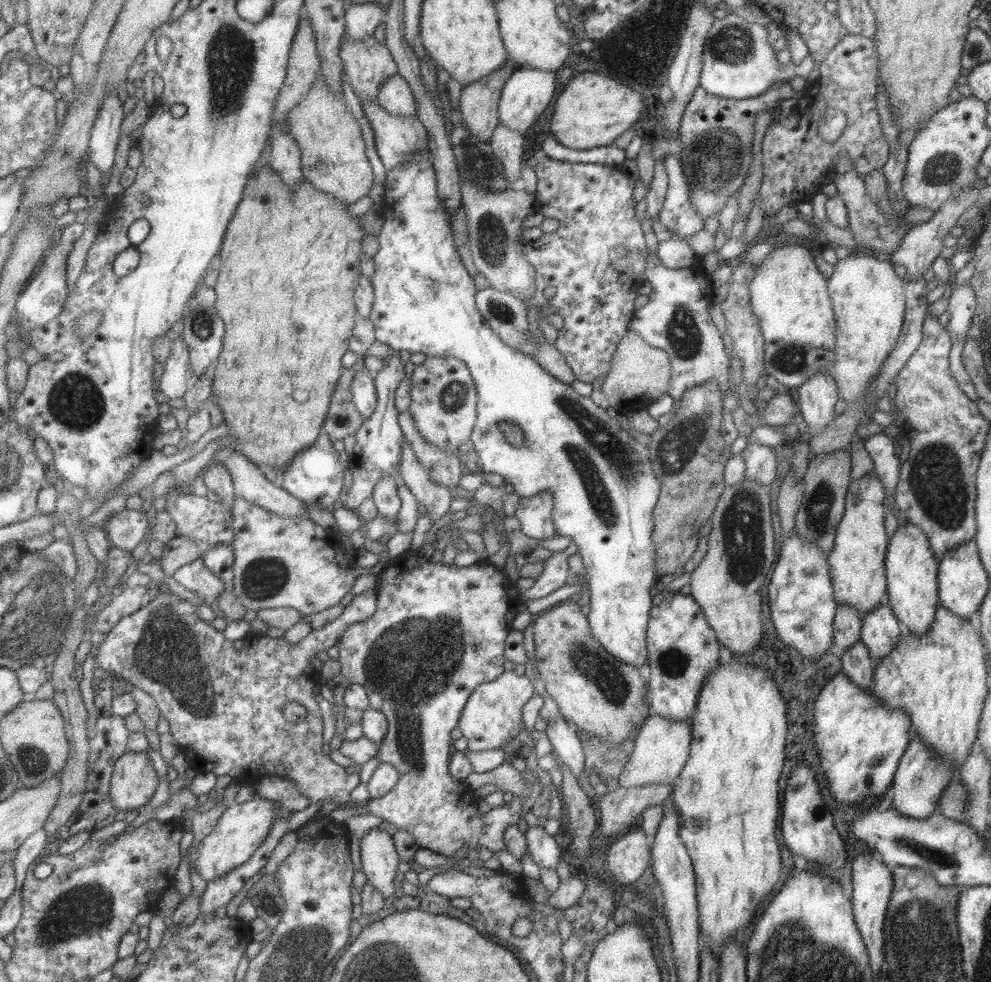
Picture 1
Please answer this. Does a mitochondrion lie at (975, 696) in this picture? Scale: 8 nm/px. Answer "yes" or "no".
no

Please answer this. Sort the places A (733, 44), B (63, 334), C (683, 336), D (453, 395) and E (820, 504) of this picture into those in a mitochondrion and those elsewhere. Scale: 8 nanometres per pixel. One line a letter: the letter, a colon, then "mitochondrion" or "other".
A: mitochondrion
B: other
C: mitochondrion
D: mitochondrion
E: mitochondrion

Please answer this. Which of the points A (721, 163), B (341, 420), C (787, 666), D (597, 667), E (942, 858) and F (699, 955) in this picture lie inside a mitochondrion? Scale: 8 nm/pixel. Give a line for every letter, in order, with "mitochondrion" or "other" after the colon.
A: mitochondrion
B: other
C: other
D: mitochondrion
E: mitochondrion
F: other

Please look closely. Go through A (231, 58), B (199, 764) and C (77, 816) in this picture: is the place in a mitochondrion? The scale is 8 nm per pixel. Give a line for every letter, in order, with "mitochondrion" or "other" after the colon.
A: mitochondrion
B: other
C: other

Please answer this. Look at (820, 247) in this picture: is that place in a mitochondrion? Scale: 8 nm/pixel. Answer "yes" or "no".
no

